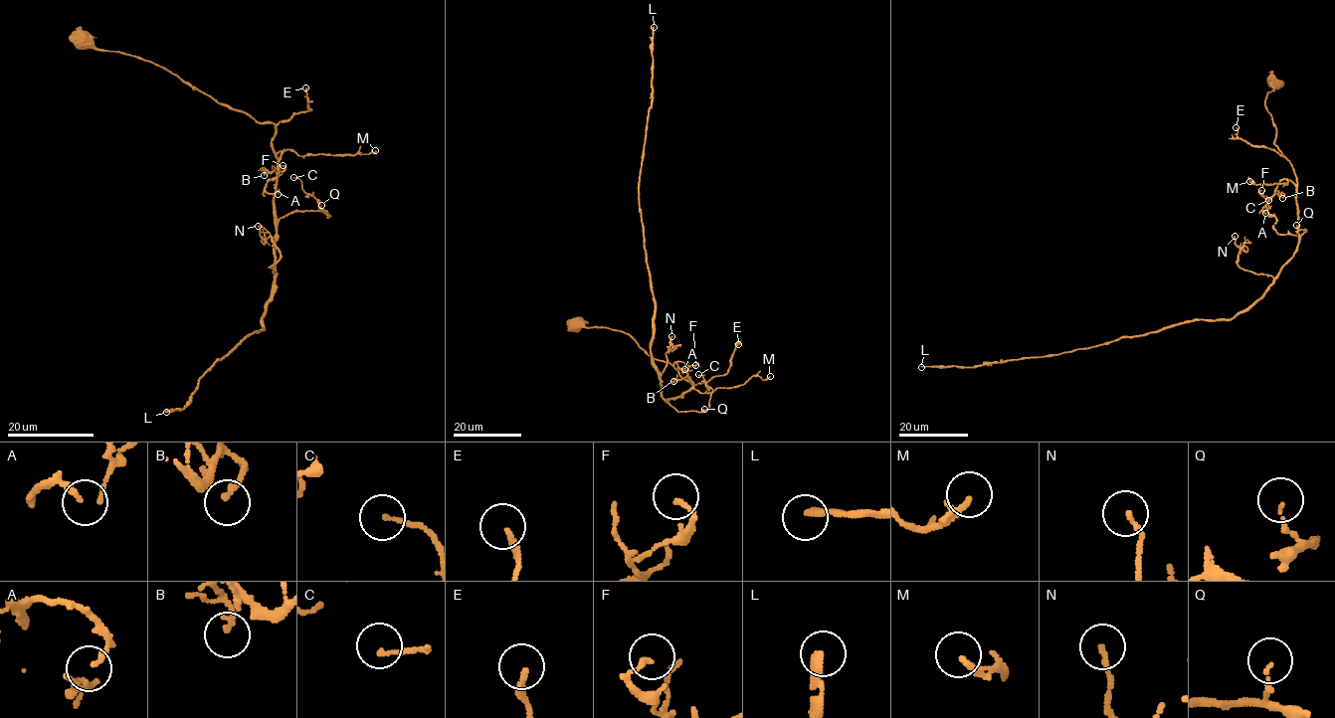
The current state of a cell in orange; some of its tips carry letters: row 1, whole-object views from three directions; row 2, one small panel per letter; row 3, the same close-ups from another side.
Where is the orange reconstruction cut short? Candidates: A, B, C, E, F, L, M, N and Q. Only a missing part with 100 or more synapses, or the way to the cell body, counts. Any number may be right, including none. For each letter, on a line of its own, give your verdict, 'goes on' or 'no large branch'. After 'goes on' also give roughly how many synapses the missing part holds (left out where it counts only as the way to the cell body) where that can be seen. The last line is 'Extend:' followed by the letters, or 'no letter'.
A: no large branch
B: no large branch
C: no large branch
E: no large branch
F: no large branch
L: goes on | 600 syn
M: no large branch
N: no large branch
Q: no large branch
Extend: L

